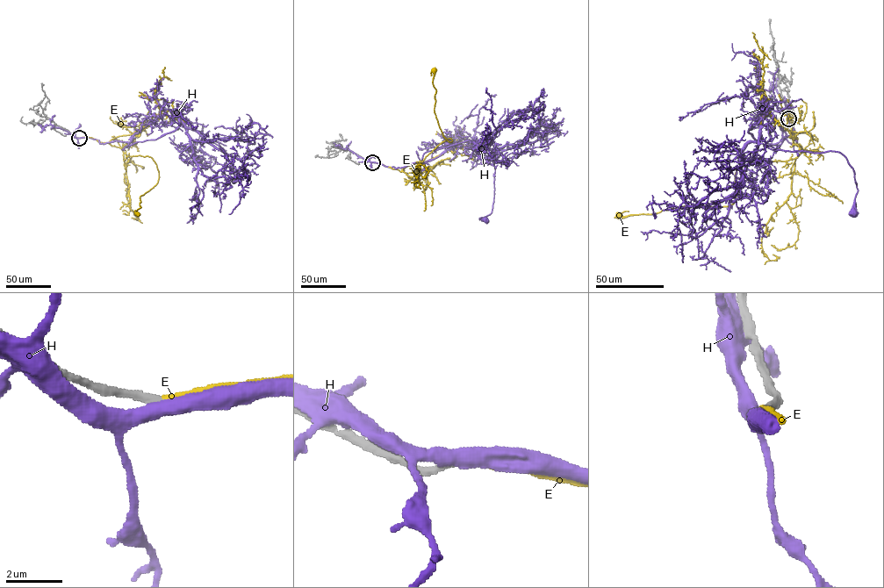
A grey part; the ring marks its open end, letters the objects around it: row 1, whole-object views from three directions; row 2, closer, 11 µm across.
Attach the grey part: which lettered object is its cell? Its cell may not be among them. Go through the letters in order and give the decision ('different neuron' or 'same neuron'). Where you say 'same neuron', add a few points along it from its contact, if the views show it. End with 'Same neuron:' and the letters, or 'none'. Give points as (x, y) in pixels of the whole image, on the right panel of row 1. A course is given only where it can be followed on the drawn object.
E: same neuron; course (788, 118), (802, 151), (786, 161), (742, 162), (735, 174), (736, 195), (729, 205), (689, 205), (619, 215)
H: different neuron
Same neuron: E

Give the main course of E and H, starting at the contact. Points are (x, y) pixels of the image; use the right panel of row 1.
E: (788, 118), (802, 151), (786, 161), (742, 162), (735, 174), (736, 195), (729, 205), (689, 205), (619, 215)
H: (788, 118), (793, 137), (780, 140), (765, 108), (760, 143), (840, 152), (857, 183), (853, 211)

